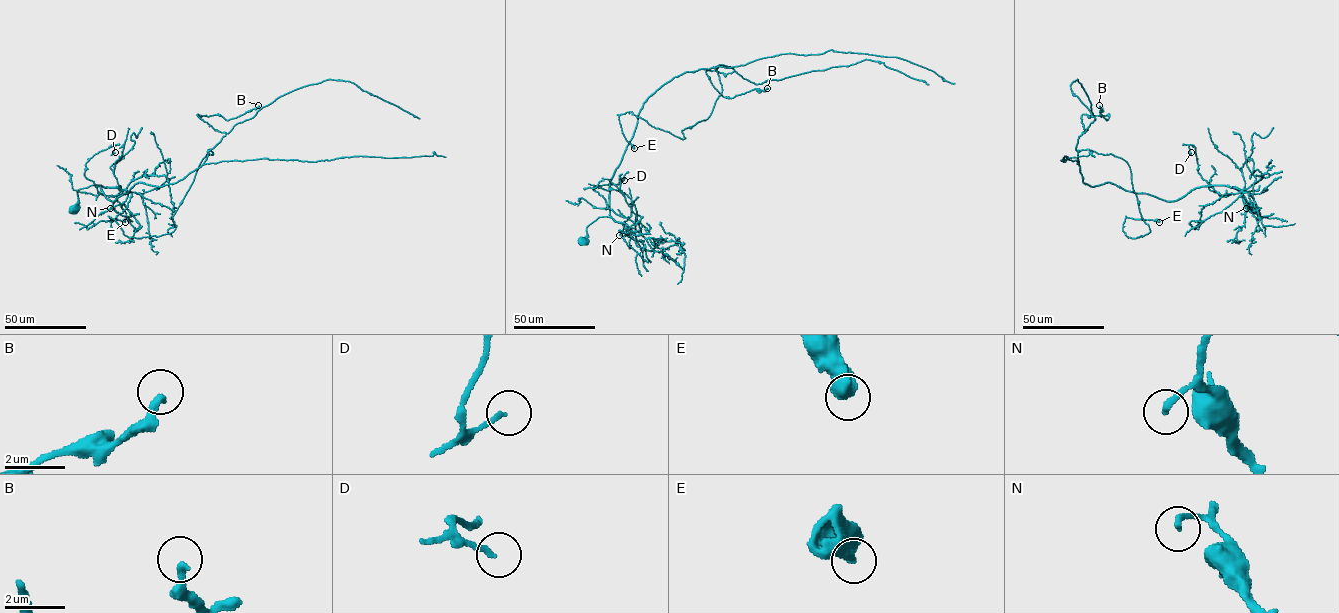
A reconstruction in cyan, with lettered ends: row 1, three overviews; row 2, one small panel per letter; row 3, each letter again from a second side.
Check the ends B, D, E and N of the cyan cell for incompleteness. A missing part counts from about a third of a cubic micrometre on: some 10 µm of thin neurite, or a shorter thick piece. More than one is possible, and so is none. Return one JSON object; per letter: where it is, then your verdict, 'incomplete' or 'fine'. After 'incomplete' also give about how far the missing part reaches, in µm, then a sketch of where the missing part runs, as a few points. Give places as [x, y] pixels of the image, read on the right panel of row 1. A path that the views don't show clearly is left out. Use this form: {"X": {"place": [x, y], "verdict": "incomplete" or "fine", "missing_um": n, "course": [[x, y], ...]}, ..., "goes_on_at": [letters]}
{"B": {"place": [1099, 105], "verdict": "fine"}, "D": {"place": [1191, 152], "verdict": "fine"}, "E": {"place": [1159, 222], "verdict": "fine"}, "N": {"place": [1246, 208], "verdict": "fine"}, "goes_on_at": []}

